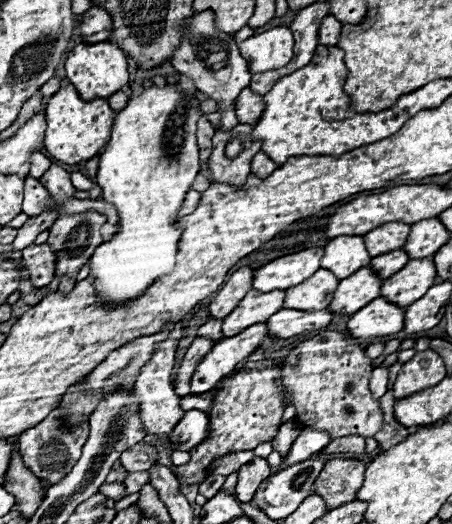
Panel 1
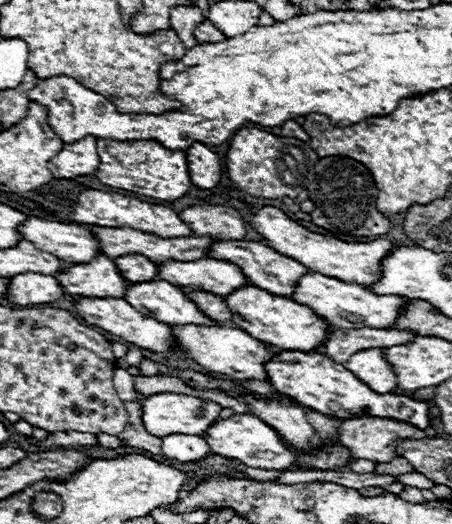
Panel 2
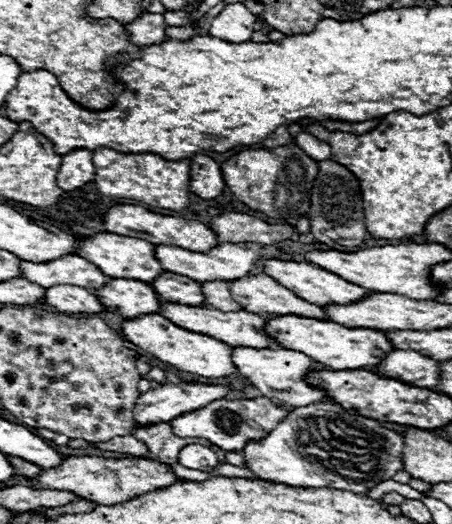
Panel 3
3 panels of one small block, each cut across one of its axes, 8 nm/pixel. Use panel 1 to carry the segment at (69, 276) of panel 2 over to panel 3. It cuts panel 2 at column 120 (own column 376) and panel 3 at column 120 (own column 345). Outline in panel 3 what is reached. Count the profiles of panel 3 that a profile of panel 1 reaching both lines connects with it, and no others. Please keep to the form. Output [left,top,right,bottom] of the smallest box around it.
[96,278,162,318]

